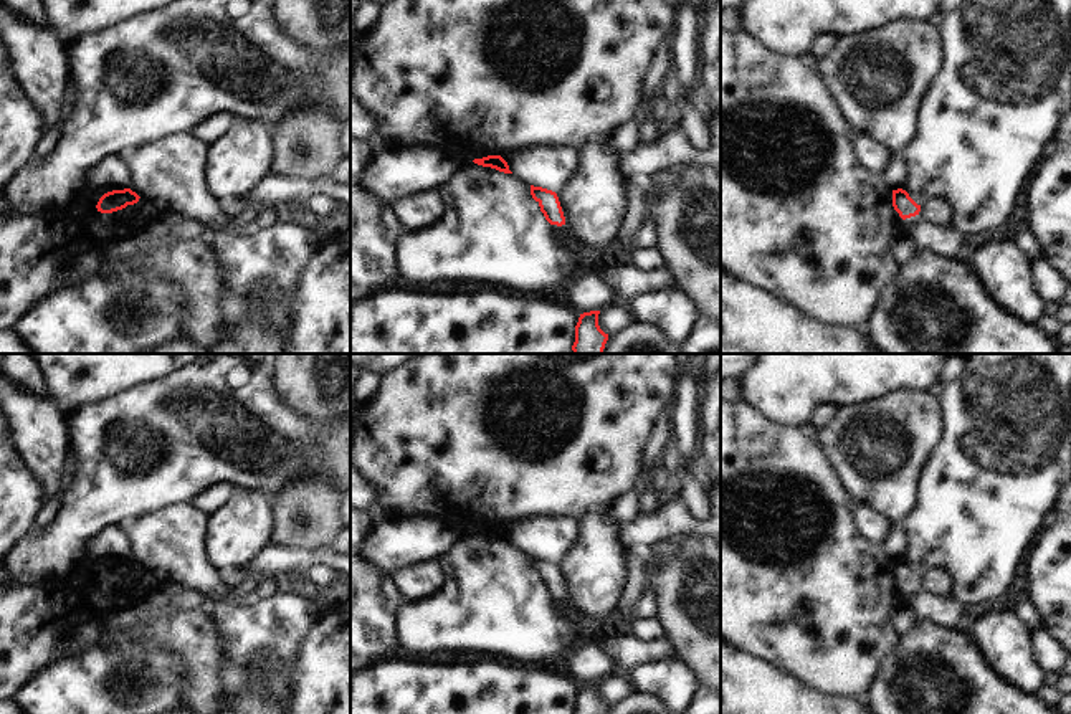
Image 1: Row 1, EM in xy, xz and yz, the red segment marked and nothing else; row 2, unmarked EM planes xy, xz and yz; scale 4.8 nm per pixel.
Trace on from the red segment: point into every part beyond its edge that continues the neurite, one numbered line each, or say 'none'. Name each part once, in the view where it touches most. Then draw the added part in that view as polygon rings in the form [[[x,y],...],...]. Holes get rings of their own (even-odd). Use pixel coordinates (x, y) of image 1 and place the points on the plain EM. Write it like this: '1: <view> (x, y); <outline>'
none

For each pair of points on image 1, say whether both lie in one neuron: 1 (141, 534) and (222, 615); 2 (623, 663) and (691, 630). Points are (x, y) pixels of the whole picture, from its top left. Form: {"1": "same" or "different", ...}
{"1": "same", "2": "different"}

